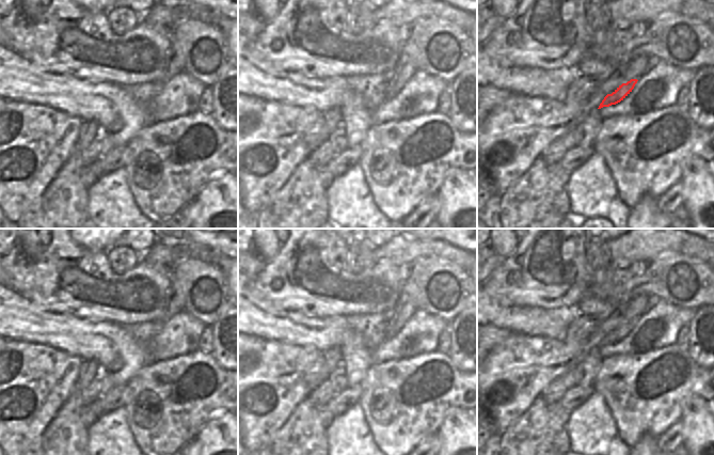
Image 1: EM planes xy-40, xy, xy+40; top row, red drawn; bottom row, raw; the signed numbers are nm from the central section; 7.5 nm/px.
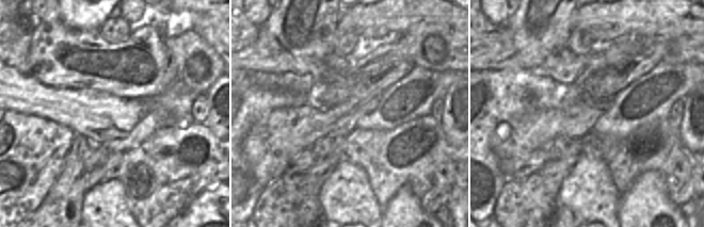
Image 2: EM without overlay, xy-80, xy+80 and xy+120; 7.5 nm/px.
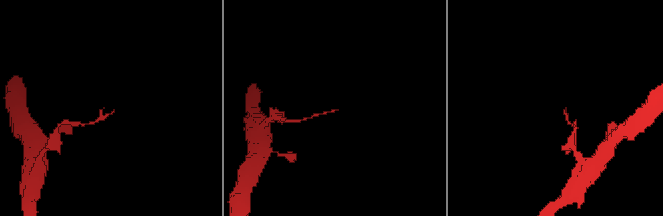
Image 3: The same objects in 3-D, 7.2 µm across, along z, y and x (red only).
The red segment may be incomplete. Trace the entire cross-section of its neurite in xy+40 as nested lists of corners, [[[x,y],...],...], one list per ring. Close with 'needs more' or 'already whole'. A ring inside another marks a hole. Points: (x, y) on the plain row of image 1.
[[[631,318],[626,323],[619,325],[612,333],[607,333],[604,336],[598,348],[609,346],[623,340],[632,331],[637,320],[637,318]]]; already whole

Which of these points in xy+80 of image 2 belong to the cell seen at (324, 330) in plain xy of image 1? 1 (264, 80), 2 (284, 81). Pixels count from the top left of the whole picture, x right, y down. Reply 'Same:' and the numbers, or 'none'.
Same: 1, 2

